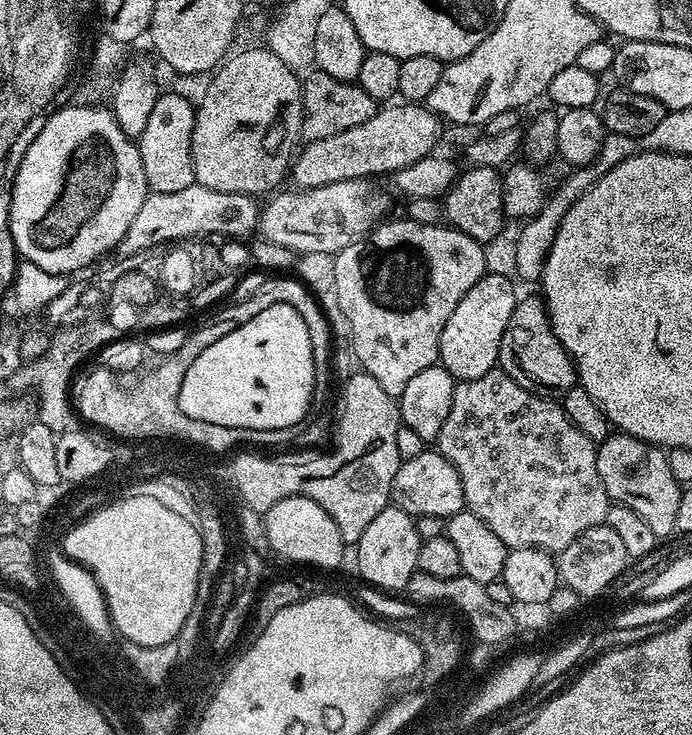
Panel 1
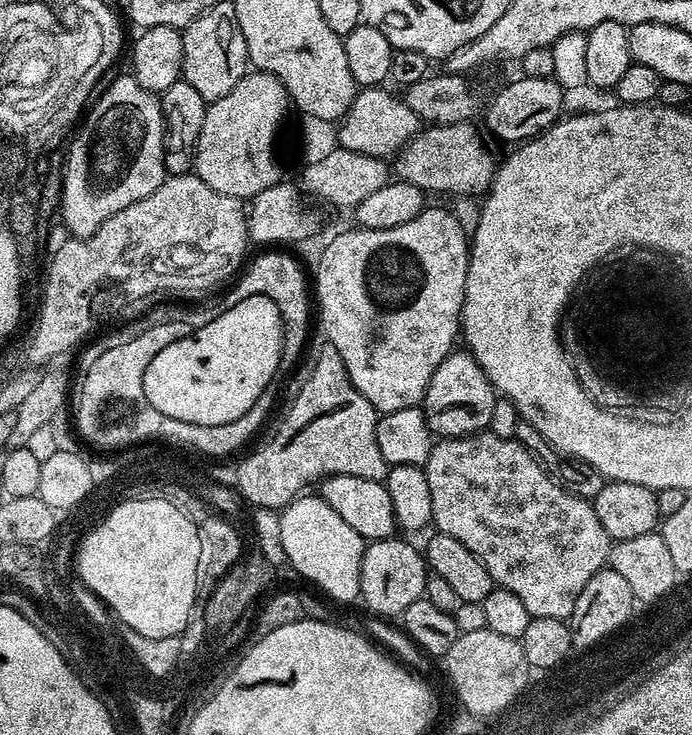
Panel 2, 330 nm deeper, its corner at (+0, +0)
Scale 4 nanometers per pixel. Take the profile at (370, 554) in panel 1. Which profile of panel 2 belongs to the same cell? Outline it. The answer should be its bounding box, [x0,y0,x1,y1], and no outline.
[359,539,430,617]

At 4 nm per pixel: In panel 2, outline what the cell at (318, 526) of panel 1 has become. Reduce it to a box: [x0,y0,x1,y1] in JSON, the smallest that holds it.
[279,494,365,600]

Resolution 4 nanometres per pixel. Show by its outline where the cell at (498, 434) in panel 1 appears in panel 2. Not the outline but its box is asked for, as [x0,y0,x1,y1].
[423,430,614,620]

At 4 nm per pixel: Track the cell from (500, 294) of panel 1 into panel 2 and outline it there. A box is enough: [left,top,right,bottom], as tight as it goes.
[422,350,497,437]

